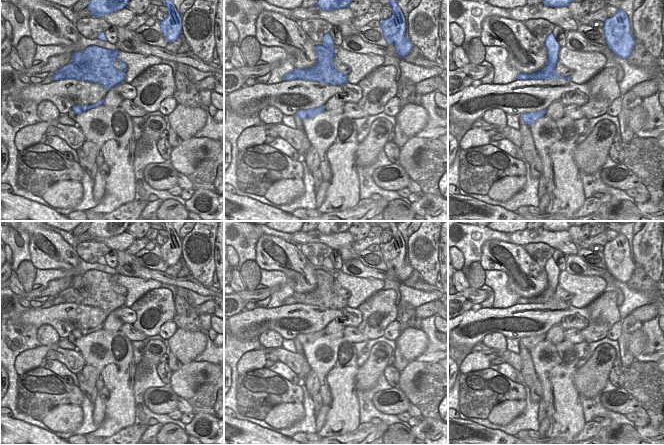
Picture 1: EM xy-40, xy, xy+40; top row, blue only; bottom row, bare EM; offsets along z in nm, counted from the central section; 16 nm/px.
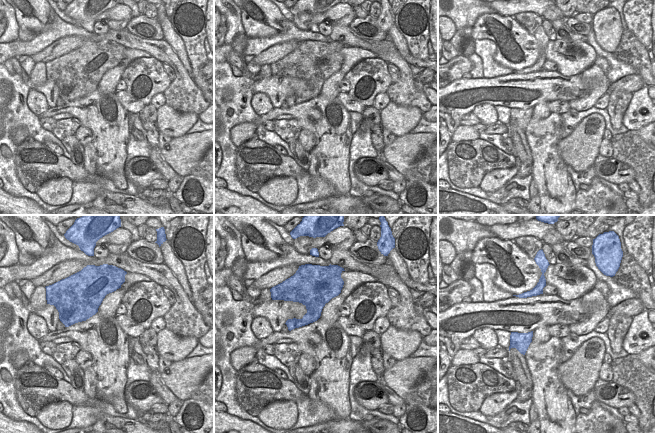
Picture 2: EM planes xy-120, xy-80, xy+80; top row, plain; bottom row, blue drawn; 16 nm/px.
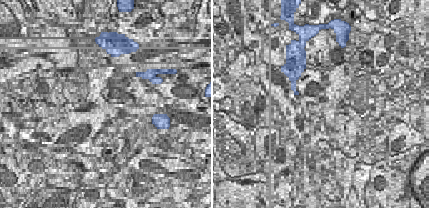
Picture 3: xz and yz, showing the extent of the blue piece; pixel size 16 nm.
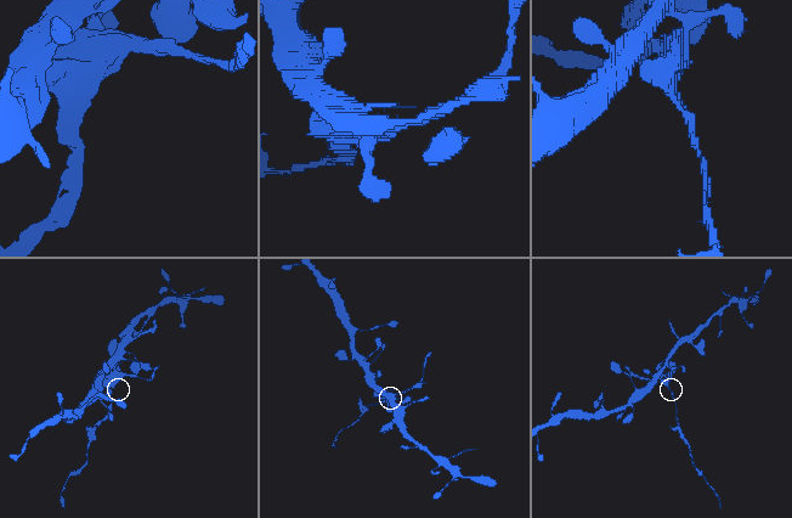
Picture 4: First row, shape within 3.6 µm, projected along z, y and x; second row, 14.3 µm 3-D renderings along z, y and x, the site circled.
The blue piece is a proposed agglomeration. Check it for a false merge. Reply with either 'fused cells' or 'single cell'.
fused cells

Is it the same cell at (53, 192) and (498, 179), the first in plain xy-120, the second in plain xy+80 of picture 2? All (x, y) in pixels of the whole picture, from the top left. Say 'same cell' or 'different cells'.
same cell

